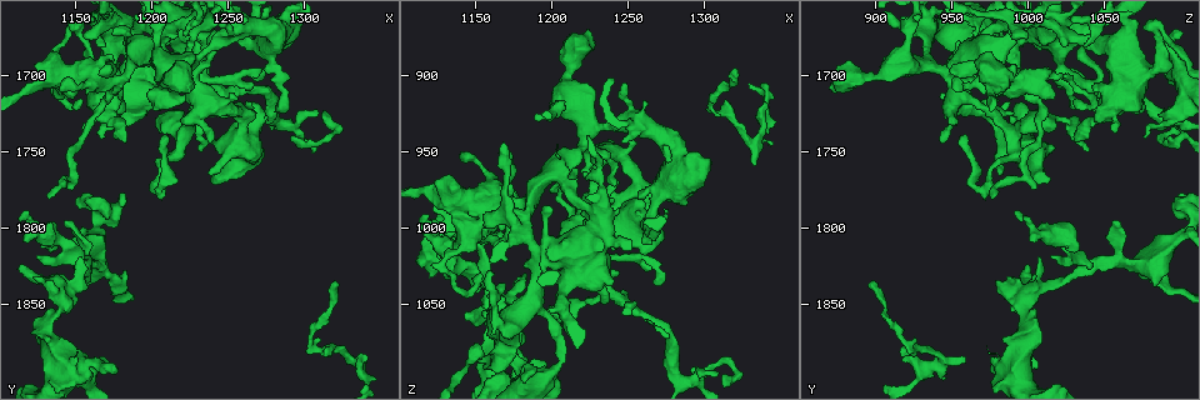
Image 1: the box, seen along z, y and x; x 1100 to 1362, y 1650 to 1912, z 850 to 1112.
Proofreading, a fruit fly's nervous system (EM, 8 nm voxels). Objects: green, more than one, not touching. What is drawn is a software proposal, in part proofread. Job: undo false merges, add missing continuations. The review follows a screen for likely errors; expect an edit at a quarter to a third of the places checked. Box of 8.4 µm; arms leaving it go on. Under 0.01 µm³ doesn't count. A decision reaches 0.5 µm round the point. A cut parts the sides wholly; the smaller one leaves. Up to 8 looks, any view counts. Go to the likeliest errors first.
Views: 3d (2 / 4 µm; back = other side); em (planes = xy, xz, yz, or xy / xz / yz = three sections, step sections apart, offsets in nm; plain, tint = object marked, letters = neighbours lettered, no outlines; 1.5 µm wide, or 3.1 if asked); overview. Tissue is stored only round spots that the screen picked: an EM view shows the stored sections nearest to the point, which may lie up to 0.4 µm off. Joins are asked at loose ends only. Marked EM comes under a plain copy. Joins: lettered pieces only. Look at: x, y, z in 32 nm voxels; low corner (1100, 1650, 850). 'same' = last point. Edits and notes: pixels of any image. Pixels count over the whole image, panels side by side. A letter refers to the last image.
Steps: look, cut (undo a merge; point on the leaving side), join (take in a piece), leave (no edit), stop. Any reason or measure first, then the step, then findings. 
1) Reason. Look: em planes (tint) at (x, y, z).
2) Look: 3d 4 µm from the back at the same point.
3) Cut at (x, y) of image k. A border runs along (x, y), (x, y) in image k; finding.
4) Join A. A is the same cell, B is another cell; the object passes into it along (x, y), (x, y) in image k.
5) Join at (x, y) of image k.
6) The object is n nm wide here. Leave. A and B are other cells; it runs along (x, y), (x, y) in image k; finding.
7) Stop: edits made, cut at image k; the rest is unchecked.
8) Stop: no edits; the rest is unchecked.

Thick turns thin. Look: em yz step 8 (tint) at (1150, 1700, 982).

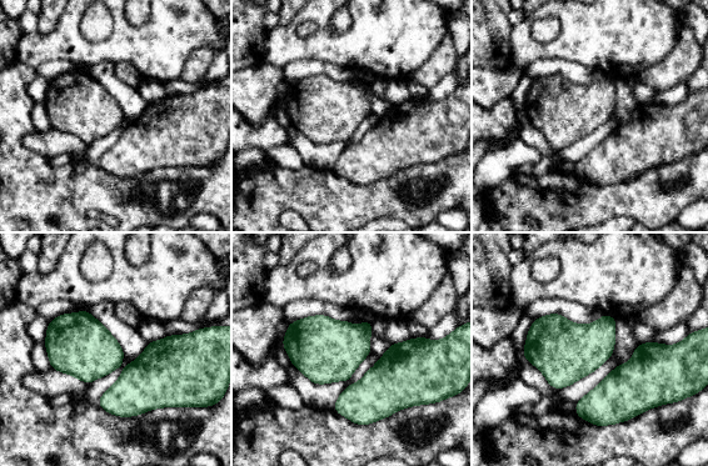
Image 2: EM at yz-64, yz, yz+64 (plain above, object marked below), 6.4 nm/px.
Look: em planes (tint) at the same point.

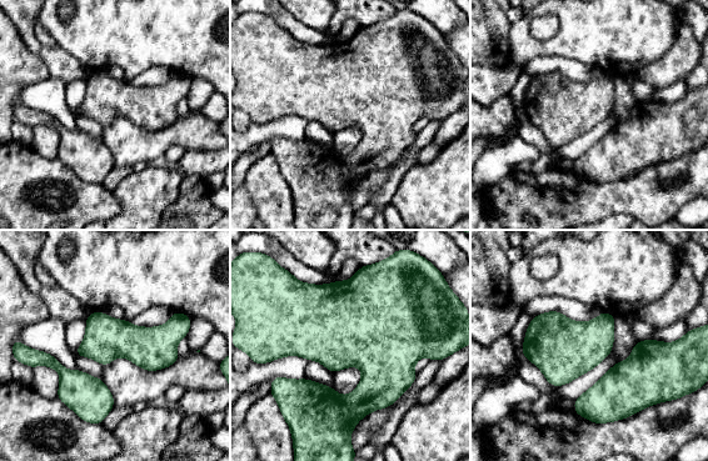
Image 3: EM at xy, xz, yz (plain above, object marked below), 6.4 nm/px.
Look: em planes (letters) at the same point.

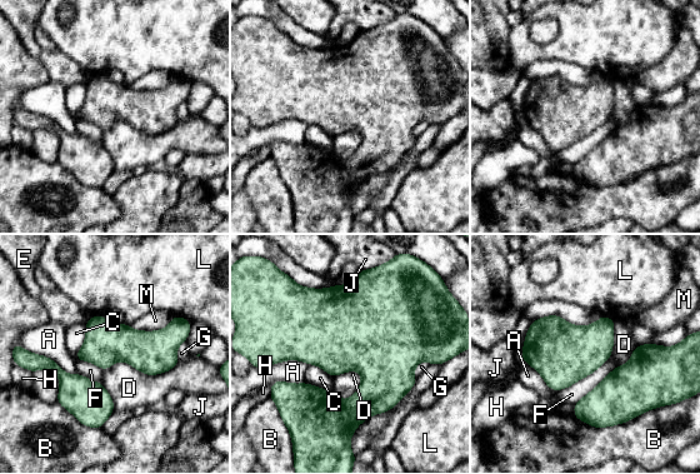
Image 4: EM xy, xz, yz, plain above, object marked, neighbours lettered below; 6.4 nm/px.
The object is 400 nm wide here. Leave. A, B, C, D, E, F, G, H, J, L and M are other cells; a border runs along (609, 357), (589, 374), (556, 390) in image 4; one cell here.

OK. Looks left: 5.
An open end. Look: em xz step 8 (letters) at (1124, 1834, 986).

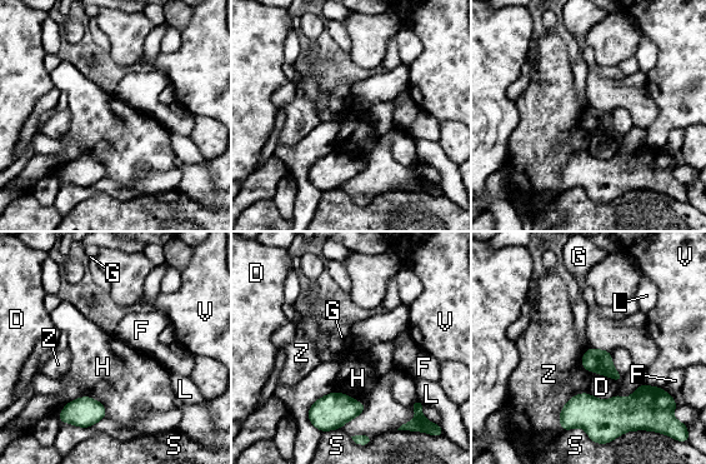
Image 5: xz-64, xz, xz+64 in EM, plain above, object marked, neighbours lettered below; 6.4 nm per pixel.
Look: em planes (letters) at the same point.

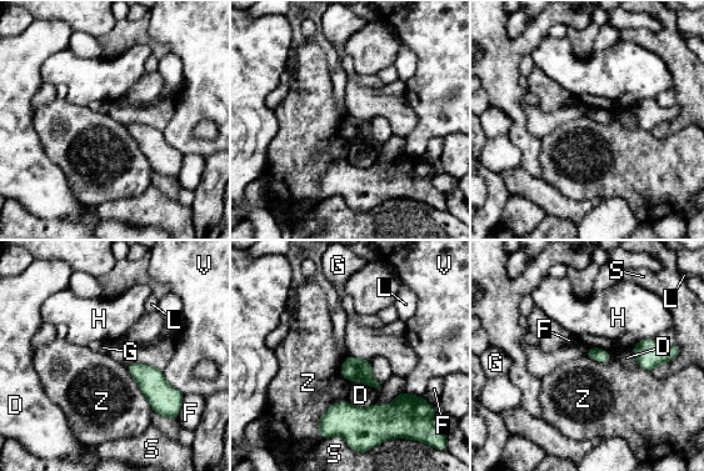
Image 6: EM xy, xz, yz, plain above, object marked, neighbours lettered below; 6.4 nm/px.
Leave. D, F, G, H, L, S, V and Z are other cells; a border runs along (345, 400), (320, 417), (321, 439) in image 6; none of them fits.

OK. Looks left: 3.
Free end. Look: 3d 4 µm at (1226, 1712, 872).

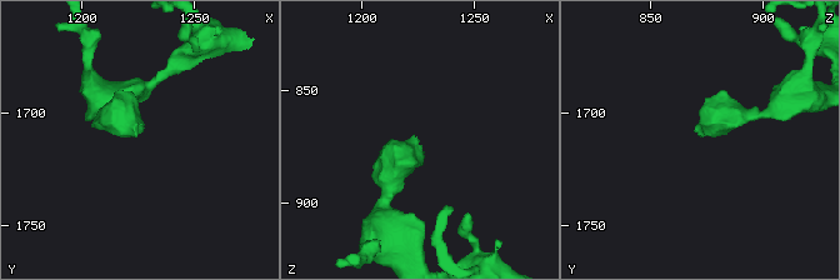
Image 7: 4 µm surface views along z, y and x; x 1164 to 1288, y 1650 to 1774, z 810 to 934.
Shape alone is not enough. Look: em yz step 8 (letters) at (1225, 1711, 871).

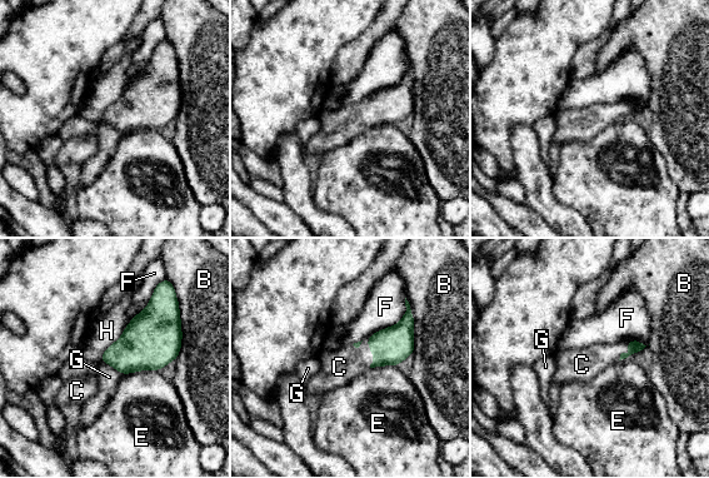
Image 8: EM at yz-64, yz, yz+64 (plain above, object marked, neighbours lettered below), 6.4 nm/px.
Look: em planes (letters) at the same point.

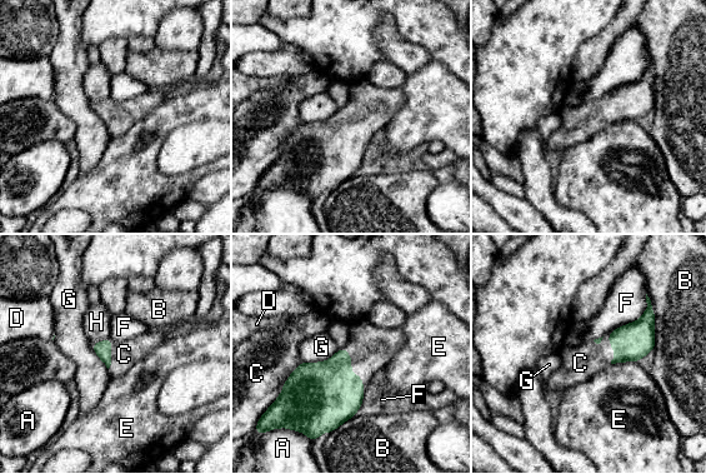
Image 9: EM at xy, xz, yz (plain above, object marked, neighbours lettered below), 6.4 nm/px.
The longest contact is with F, 340 nm. Join C. C is the same cell, A, B, D, E, F, G and H are other cells; the cell continues.

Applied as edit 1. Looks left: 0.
Stop: edits made, join at image 9; the rest is unchecked.

